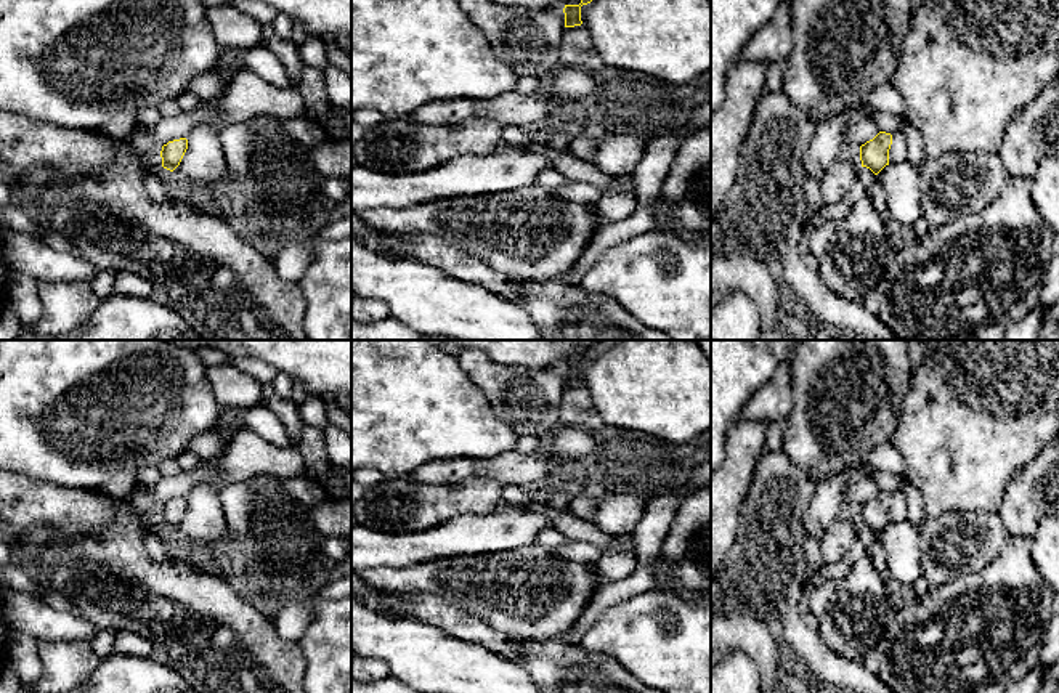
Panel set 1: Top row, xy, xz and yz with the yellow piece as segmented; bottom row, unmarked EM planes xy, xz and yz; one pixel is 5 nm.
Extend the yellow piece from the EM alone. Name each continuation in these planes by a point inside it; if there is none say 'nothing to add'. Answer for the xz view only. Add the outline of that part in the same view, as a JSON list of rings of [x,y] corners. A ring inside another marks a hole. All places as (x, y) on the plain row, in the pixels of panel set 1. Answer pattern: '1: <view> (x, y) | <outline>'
nothing to add

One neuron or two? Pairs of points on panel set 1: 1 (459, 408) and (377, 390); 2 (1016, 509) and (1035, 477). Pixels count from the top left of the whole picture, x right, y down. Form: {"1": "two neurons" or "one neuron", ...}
{"1": "one neuron", "2": "one neuron"}

